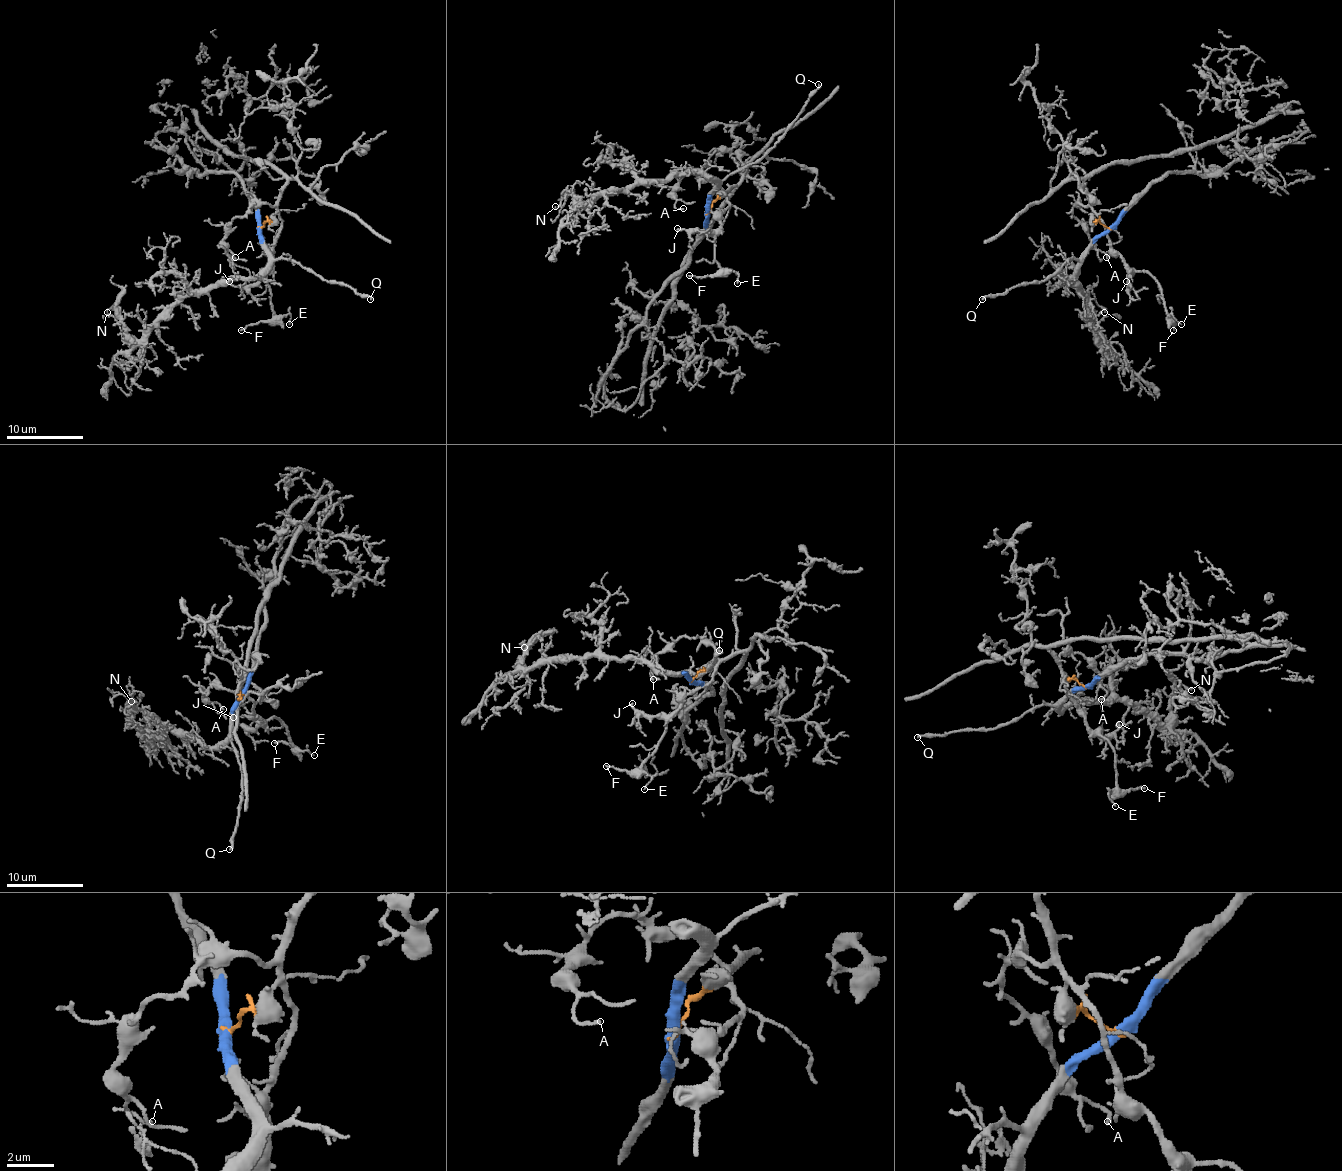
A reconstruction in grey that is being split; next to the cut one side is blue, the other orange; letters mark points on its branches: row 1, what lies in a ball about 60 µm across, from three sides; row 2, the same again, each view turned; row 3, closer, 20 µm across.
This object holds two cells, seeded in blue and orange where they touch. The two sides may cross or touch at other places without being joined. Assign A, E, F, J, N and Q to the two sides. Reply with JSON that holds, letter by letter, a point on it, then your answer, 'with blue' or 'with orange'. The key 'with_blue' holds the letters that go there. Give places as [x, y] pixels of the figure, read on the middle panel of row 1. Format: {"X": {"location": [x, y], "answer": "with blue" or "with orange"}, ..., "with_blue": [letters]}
{"A": {"location": [683, 208], "answer": "with orange"}, "E": {"location": [737, 283], "answer": "with orange"}, "F": {"location": [689, 275], "answer": "with orange"}, "J": {"location": [677, 228], "answer": "with orange"}, "N": {"location": [555, 206], "answer": "with blue"}, "Q": {"location": [818, 84], "answer": "with blue"}, "with_blue": ["N", "Q"]}

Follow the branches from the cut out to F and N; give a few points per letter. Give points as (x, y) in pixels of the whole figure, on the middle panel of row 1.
F: (708, 213), (713, 201), (725, 197), (729, 205), (715, 234), (715, 261), (721, 270), (689, 276)
N: (706, 213), (706, 199), (715, 184), (702, 172), (639, 180), (623, 190), (591, 190), (577, 182), (554, 207)

